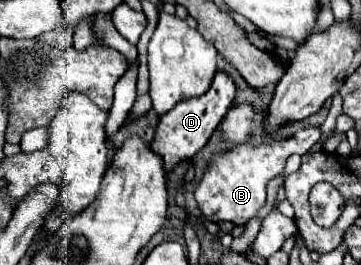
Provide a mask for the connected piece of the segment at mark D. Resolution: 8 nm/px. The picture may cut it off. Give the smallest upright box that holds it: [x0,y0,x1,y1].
[151,70,237,168]

